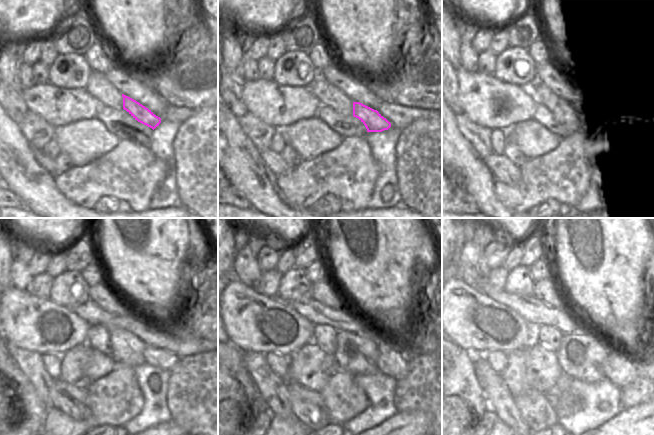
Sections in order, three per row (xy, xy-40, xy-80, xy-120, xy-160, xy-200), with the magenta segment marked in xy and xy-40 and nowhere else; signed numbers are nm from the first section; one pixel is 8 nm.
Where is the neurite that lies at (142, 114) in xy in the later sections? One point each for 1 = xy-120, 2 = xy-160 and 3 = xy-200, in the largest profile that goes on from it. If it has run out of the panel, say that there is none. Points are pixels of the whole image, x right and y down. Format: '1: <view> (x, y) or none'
1: xy-120 (161, 358)
2: xy-160 (391, 362)
3: xy-200 (618, 367)

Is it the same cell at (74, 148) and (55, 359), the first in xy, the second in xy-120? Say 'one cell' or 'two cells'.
two cells

